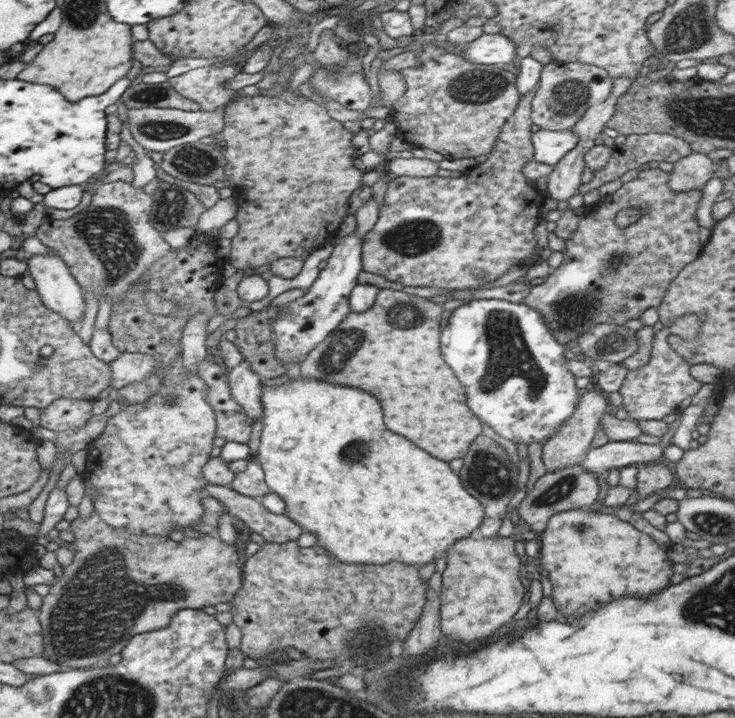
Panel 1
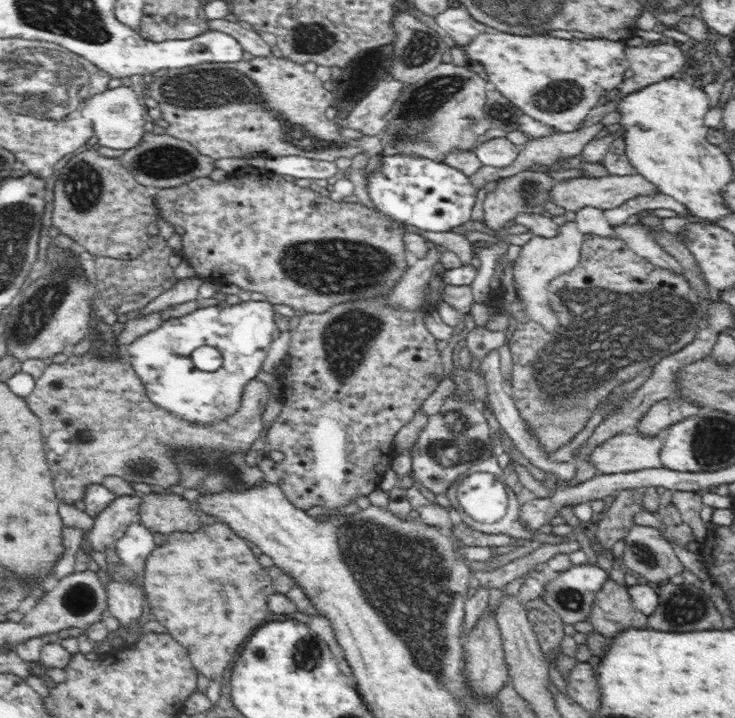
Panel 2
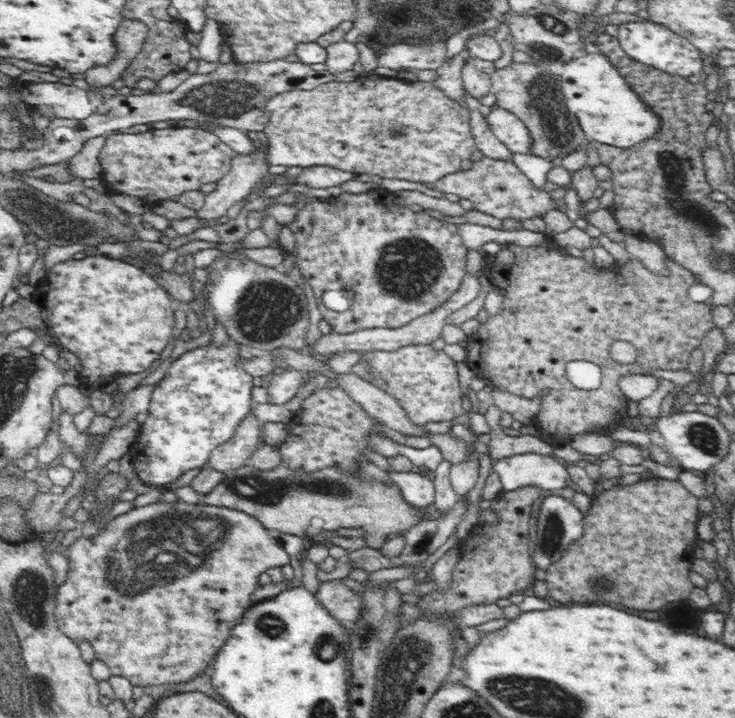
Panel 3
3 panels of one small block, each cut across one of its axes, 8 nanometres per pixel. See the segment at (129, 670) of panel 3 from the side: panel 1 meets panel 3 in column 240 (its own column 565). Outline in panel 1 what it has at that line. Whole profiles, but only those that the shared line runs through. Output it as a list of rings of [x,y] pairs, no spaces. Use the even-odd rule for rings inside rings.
[[[574,509],[551,516],[539,538],[541,552],[537,559],[541,570],[548,572],[553,584],[550,597],[566,623],[623,596],[645,597],[672,585],[670,577],[674,573],[666,555],[668,549],[603,509]]]

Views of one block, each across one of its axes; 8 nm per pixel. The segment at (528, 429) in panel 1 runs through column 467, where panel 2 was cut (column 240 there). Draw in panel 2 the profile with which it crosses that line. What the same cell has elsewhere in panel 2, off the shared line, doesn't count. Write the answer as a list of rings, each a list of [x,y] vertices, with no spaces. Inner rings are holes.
[[[242,301],[240,304],[225,306],[209,306],[194,310],[190,314],[178,318],[170,318],[163,321],[163,324],[153,332],[148,332],[140,336],[135,342],[124,346],[124,353],[130,356],[130,362],[142,382],[146,384],[148,398],[162,408],[186,418],[188,422],[198,422],[198,424],[214,424],[218,420],[224,420],[232,416],[238,406],[240,406],[240,396],[244,384],[254,378],[263,366],[268,350],[276,335],[276,326],[274,323],[273,304],[268,301]],[[202,346],[210,346],[220,352],[224,364],[216,372],[202,372],[198,370],[190,356],[192,352]]]

